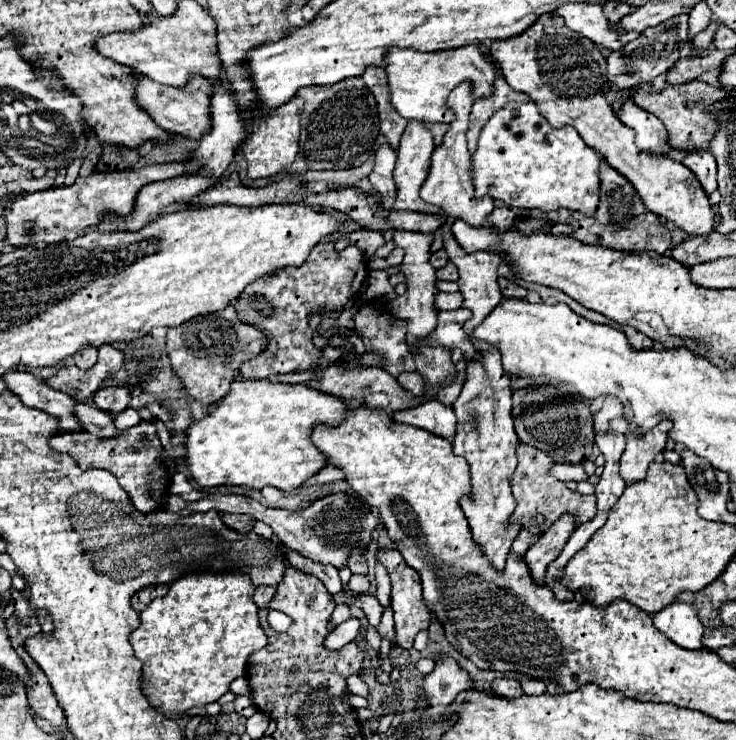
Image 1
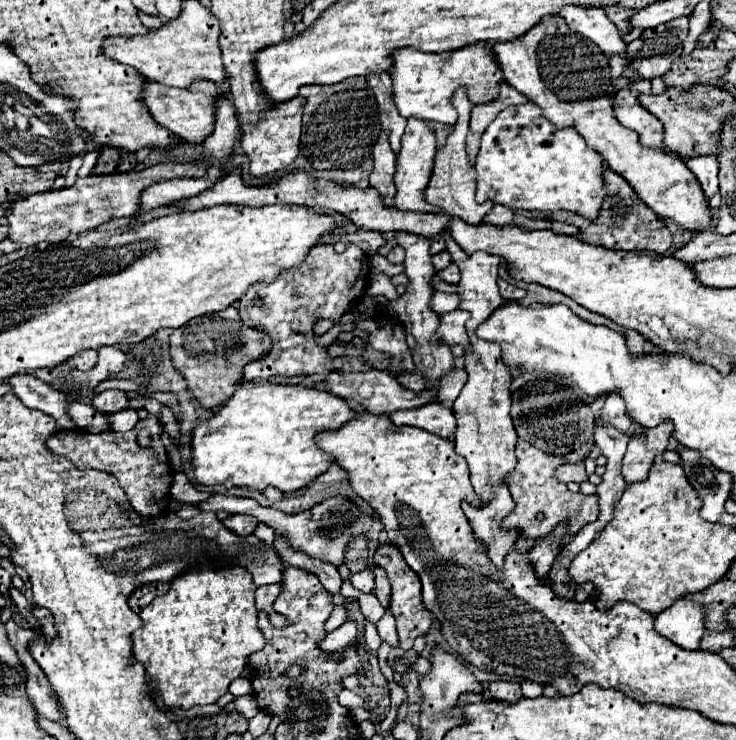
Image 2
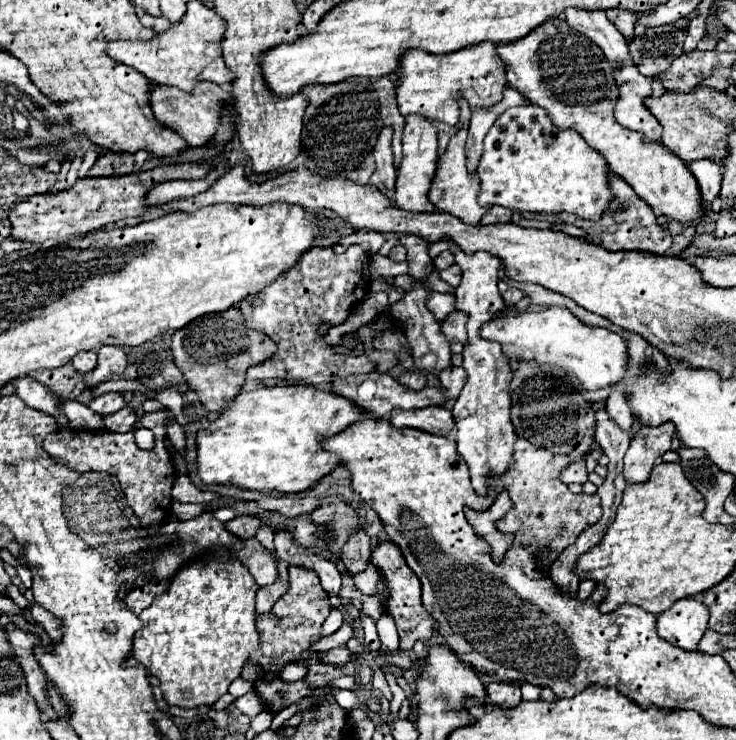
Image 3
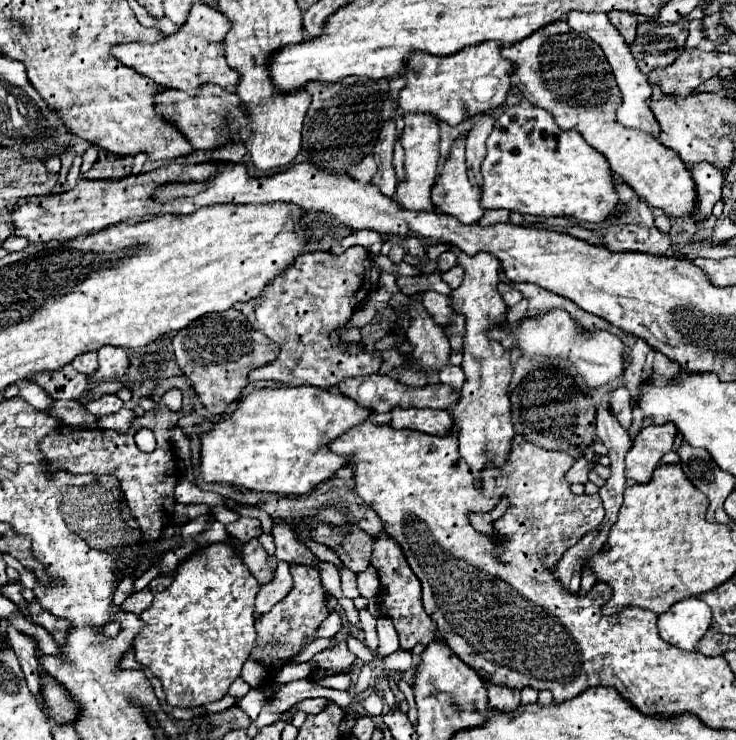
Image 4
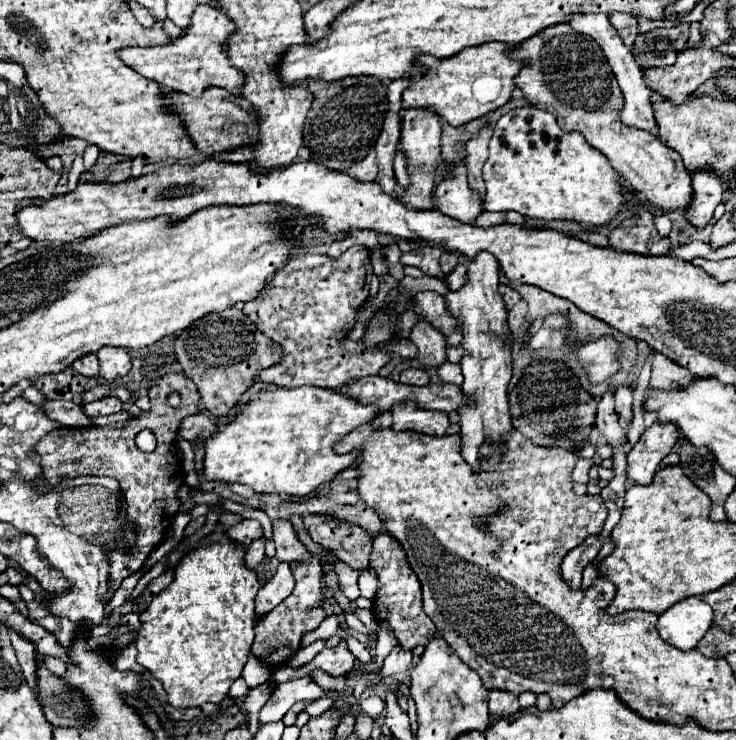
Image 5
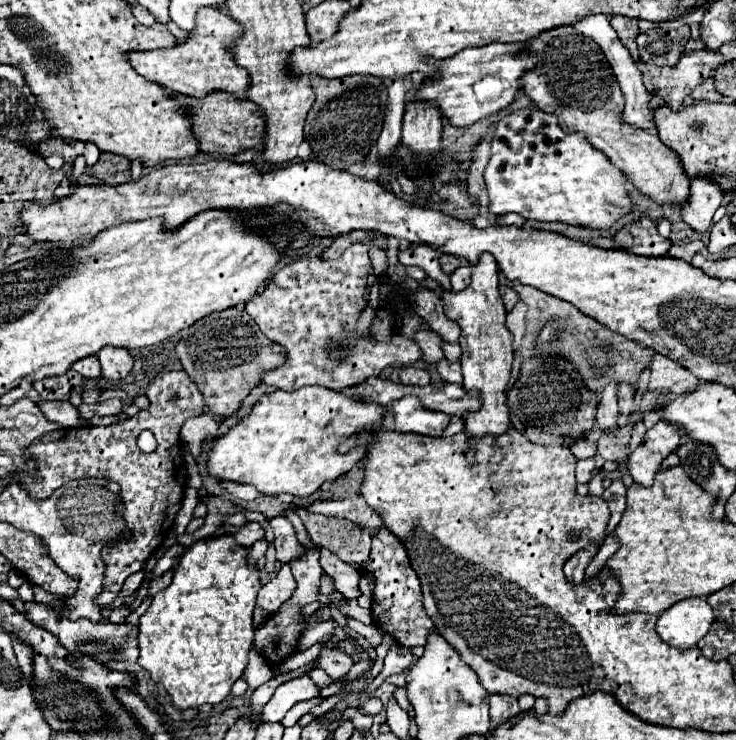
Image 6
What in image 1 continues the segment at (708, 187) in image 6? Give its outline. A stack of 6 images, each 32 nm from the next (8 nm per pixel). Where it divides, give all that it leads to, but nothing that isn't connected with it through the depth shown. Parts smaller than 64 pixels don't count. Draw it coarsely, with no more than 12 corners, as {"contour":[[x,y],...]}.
{"contour":[[710,152],[682,154],[706,194],[718,188],[716,160]]}

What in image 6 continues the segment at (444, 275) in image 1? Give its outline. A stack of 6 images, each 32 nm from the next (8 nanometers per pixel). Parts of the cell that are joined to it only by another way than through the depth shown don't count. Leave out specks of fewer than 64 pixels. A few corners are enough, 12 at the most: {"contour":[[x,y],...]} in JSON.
{"contour":[[460,266],[452,276],[452,290],[470,284],[470,266]]}

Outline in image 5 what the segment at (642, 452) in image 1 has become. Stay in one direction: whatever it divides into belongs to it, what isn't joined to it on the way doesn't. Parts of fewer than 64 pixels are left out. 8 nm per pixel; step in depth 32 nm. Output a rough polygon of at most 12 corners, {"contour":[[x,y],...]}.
{"contour":[[652,424],[628,454],[628,478],[652,484],[680,434]]}

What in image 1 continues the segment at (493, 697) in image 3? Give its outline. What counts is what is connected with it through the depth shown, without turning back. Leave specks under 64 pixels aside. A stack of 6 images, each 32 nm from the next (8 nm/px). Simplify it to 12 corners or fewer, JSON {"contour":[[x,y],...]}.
{"contour":[[500,678],[492,682],[492,694],[520,698],[518,680]]}

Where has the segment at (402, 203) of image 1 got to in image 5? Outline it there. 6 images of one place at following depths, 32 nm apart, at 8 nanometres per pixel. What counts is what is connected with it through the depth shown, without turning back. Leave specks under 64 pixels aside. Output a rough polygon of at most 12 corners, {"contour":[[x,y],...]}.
{"contour":[[410,108],[402,114],[400,144],[412,186],[406,206],[430,210],[440,116]]}

